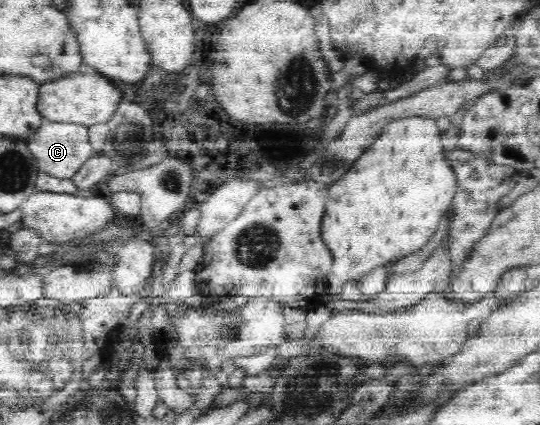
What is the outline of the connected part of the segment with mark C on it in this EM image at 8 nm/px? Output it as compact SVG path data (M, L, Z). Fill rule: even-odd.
M43 121L42 127L33 138L26 141L29 152L35 157L38 170L59 178L71 178L91 157L97 154L89 140L90 127L84 124Z

